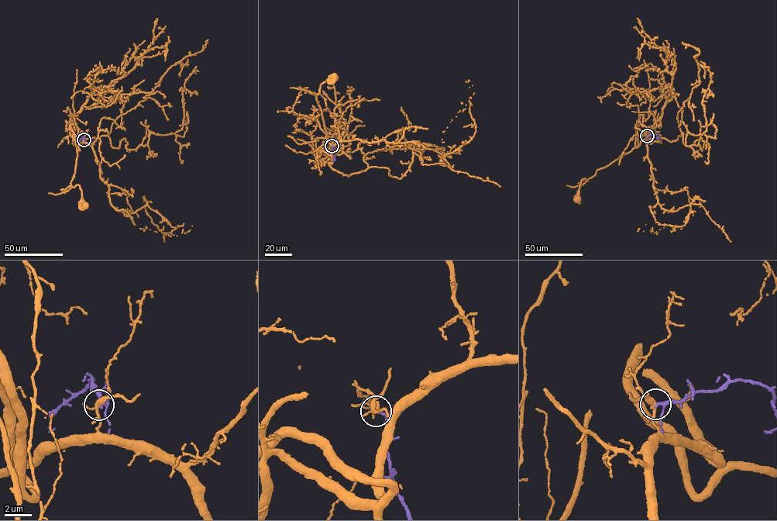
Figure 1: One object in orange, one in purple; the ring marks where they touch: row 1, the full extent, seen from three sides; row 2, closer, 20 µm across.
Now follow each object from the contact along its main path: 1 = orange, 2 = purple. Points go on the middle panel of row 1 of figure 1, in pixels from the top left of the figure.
1: (331, 146), (331, 154), (321, 149), (321, 146), (327, 143), (327, 133), (316, 97), (321, 84), (333, 77)
2: (331, 146), (333, 161)

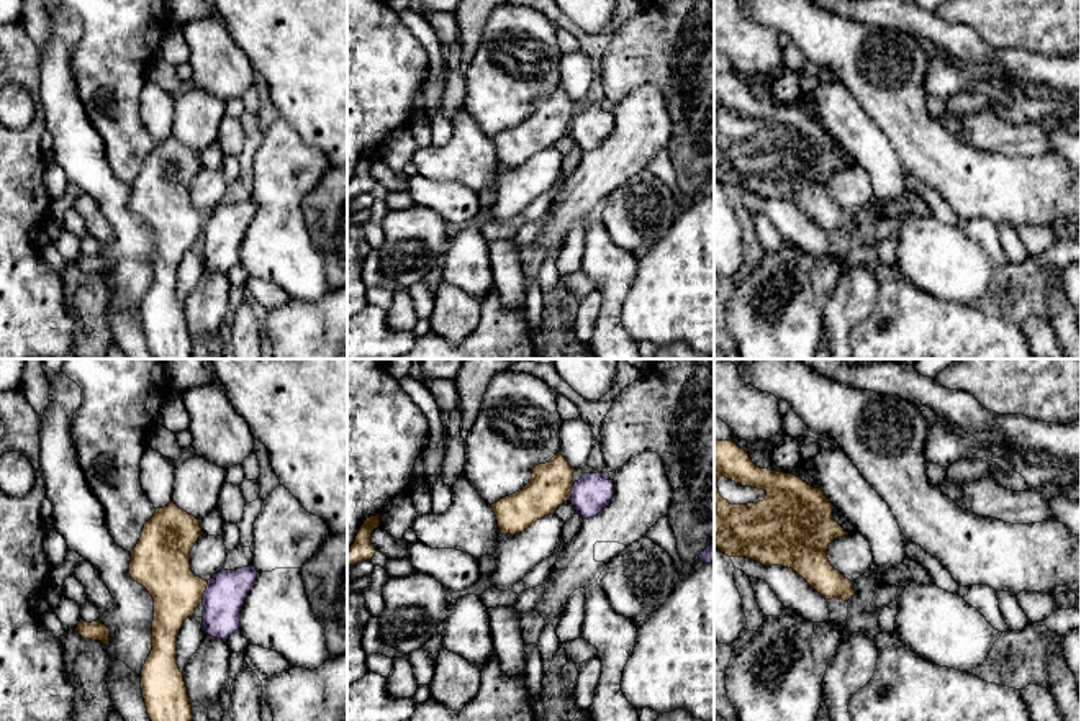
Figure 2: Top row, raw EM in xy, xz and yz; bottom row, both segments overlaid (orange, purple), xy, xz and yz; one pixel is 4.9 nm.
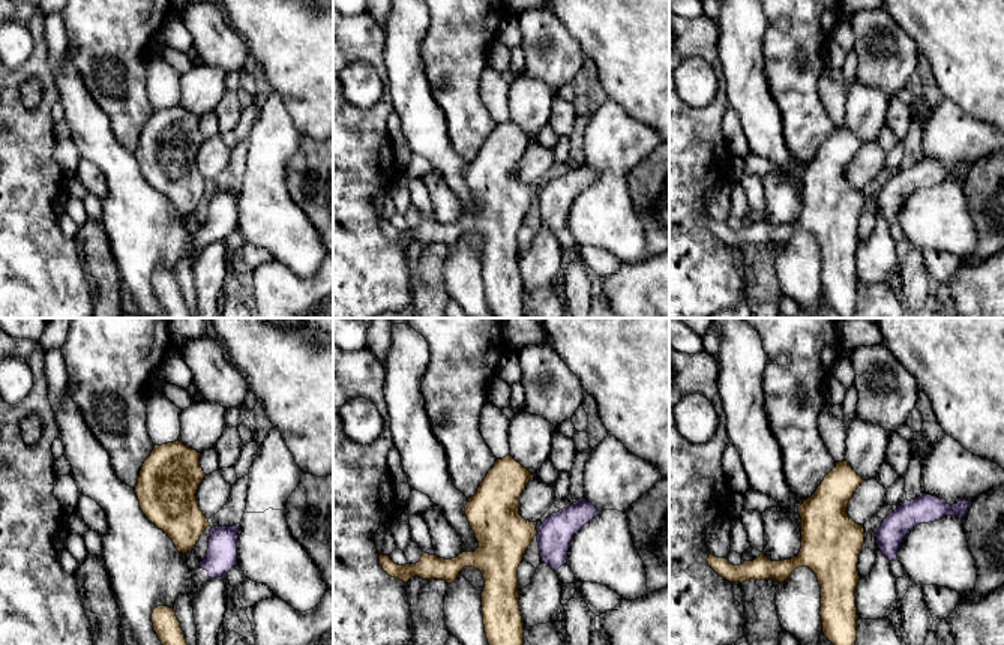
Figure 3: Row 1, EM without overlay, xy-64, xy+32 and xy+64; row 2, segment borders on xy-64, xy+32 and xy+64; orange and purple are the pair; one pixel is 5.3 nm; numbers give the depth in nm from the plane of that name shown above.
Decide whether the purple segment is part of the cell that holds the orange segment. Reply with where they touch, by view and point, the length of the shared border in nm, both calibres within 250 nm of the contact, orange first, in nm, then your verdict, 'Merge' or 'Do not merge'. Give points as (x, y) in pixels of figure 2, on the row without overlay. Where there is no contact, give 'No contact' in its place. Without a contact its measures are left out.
Touches orange at xy (203, 225). Shared border 110 nm. Thickness 280 nm (orange) against 200 nm. Do not merge

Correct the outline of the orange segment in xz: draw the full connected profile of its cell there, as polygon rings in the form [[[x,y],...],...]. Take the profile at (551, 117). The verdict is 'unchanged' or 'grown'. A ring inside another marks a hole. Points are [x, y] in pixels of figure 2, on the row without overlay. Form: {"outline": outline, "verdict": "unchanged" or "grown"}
{"outline": [[[560,84],[549,95],[536,98],[527,118],[491,138],[501,167],[519,167],[537,152],[554,147],[570,133],[573,105]]], "verdict": "unchanged"}

